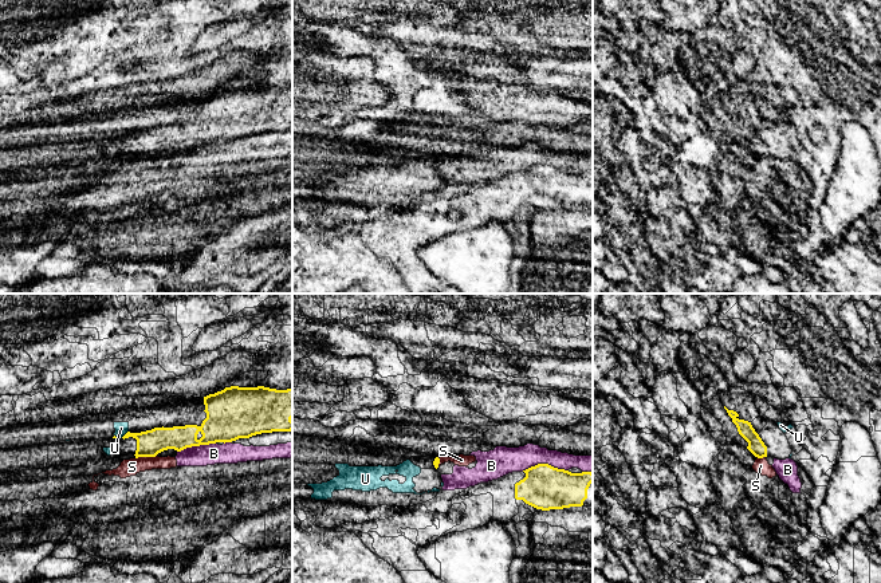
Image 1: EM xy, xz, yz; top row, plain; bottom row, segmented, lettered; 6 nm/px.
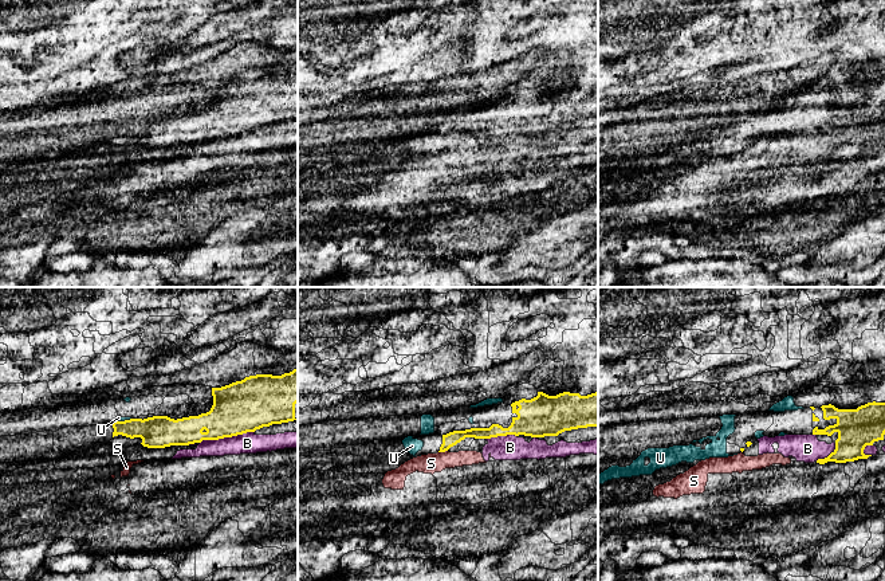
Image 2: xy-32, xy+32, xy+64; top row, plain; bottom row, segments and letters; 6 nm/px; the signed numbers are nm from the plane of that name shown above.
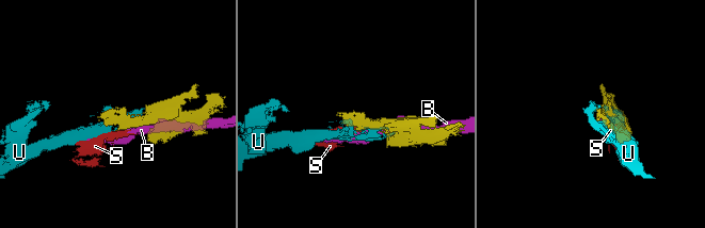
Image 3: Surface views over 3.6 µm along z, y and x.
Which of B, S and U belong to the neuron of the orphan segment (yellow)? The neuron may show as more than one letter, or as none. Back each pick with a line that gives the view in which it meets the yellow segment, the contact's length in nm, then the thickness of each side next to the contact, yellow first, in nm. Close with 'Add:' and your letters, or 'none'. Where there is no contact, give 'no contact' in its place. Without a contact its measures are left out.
U: contact in xy; length 60 nm; calibres 160 and 80 nm
Add: U

